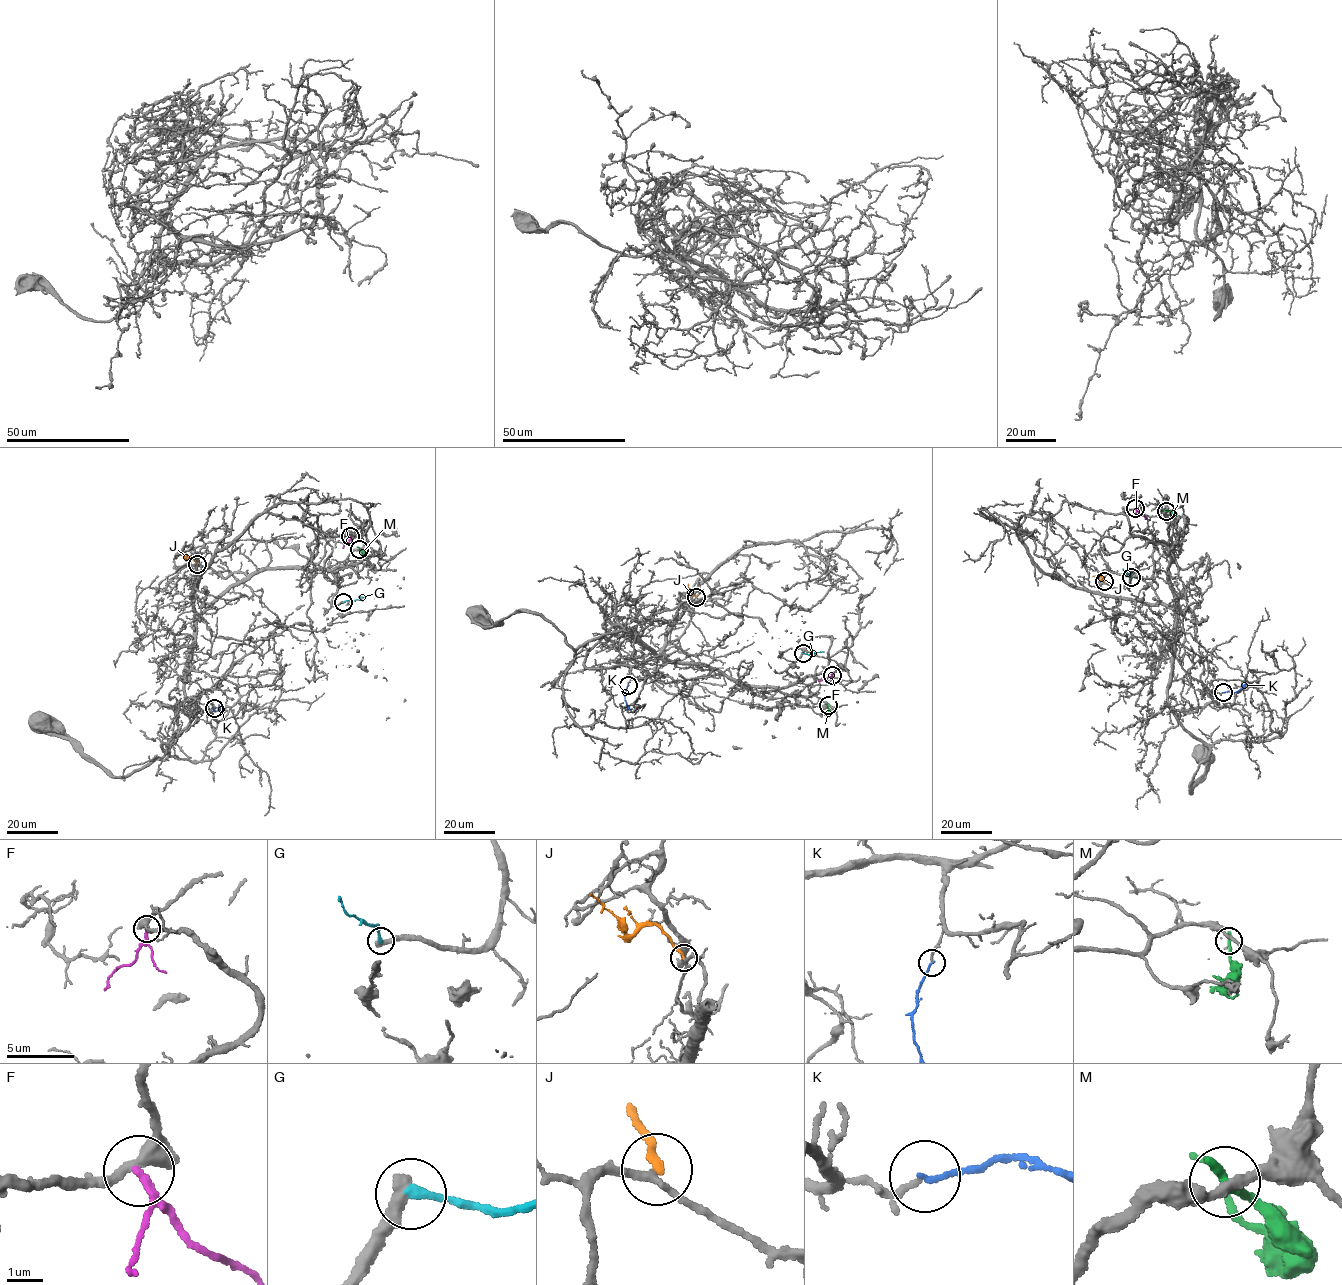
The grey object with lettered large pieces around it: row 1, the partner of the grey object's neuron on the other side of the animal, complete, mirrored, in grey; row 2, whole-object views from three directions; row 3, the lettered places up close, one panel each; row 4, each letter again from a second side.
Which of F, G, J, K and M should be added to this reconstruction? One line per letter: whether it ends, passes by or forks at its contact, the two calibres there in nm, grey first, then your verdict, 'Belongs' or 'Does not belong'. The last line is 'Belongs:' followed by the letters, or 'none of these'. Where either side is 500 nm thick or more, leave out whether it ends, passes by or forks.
F: It passes by. Thickness 300 nm (grey) against 170 nm. Does not belong
G: It ends there. Thickness 440 nm (grey) against 280 nm. Does not belong
J: It ends there. Thickness 200 nm (grey) against 220 nm. Does not belong
K: It ends there. Thickness 130 nm (grey) against 150 nm. Belongs
M: It ends there. Thickness 240 nm (grey) against 320 nm. Does not belong
Belongs: K

